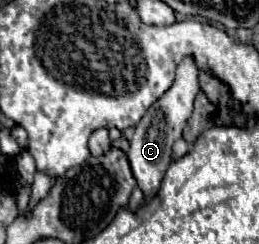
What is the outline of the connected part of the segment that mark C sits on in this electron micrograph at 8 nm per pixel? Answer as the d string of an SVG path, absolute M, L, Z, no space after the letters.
M186 56L176 68L176 78L174 78L174 84L170 86L170 90L166 90L166 94L162 94L162 98L158 98L158 102L154 102L154 106L150 106L150 110L146 110L142 120L136 124L136 132L130 140L128 160L132 166L134 178L140 186L140 190L144 192L146 200L158 192L164 172L172 162L172 144L178 138L182 138L182 128L192 114L192 102L200 90L198 72L200 70L194 66L194 58Z

